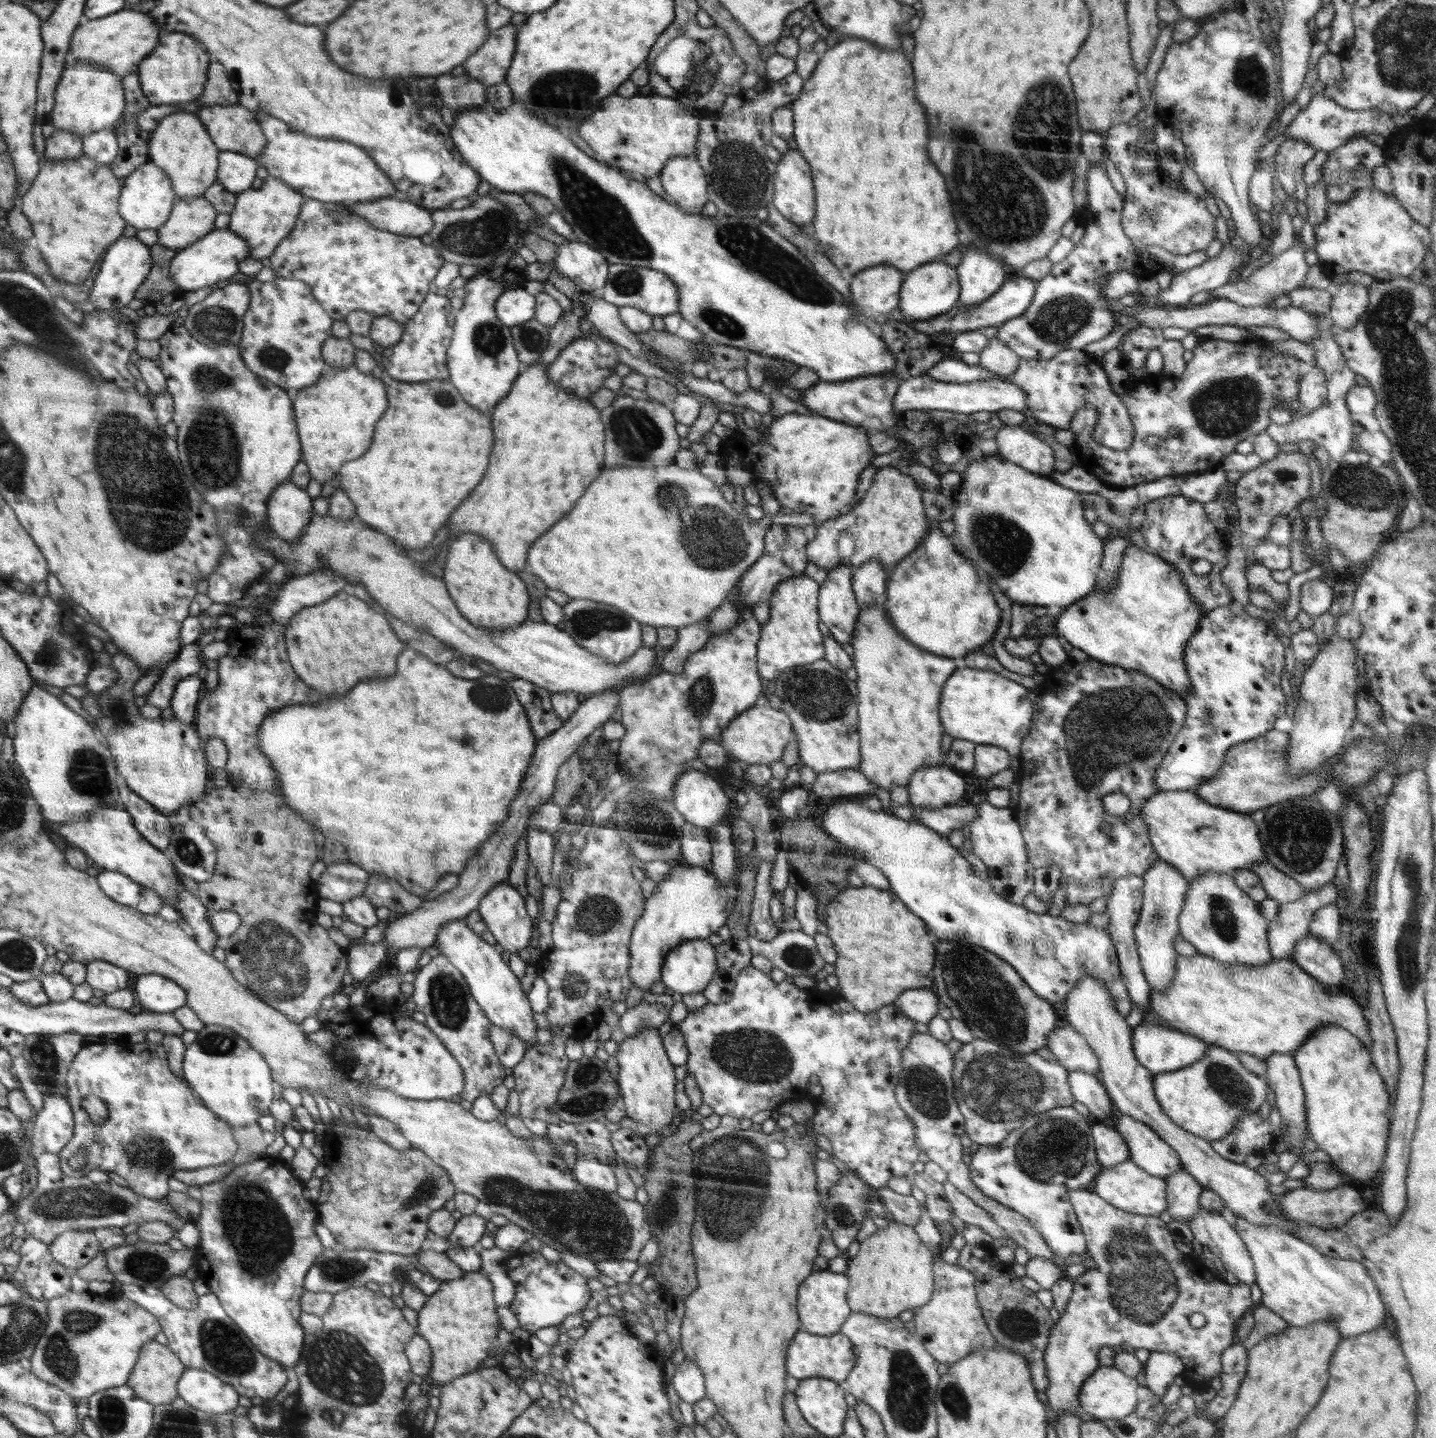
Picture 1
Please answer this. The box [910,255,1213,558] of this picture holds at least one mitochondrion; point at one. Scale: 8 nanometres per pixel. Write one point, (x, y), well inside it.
(1060, 319)

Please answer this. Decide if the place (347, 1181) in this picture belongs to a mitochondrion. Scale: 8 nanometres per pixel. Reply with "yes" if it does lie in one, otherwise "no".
no

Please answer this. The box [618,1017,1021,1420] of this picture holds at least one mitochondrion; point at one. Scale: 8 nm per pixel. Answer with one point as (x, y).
(732, 1174)

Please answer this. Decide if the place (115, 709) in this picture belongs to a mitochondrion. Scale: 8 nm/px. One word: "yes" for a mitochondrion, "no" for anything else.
yes

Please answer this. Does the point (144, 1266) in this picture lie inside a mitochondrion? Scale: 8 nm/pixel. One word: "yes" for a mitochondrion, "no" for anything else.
yes

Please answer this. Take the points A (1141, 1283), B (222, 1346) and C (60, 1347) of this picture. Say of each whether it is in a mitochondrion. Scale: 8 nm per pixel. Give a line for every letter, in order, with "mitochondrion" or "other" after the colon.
A: mitochondrion
B: mitochondrion
C: mitochondrion

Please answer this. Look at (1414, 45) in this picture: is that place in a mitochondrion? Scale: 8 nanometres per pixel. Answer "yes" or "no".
yes

